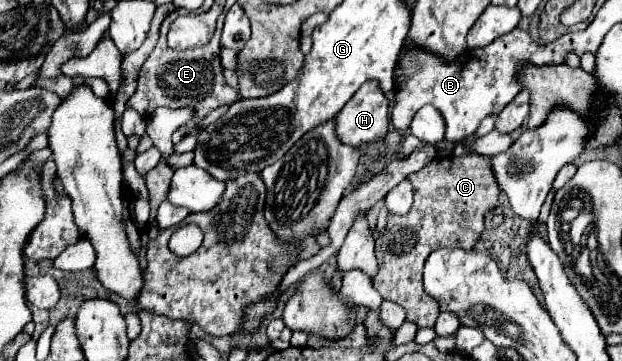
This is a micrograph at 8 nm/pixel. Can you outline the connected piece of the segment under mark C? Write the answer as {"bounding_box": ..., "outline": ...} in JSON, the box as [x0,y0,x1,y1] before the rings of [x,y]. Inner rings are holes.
{"bounding_box":[373,151,503,327],"outline":[[[465,151],[459,157],[447,157],[437,159],[443,161],[443,165],[425,165],[421,171],[411,173],[407,179],[413,185],[415,201],[413,209],[407,215],[389,215],[387,217],[387,231],[383,235],[385,239],[385,257],[377,257],[379,261],[379,273],[373,277],[373,287],[381,293],[383,299],[399,303],[407,311],[407,321],[415,323],[417,327],[433,327],[439,315],[437,301],[429,297],[423,289],[423,265],[431,251],[437,249],[437,241],[441,241],[441,247],[463,247],[473,249],[483,233],[483,215],[497,207],[499,195],[503,193],[497,185],[497,179],[493,179],[493,167],[489,155],[479,155],[475,151]]]}

